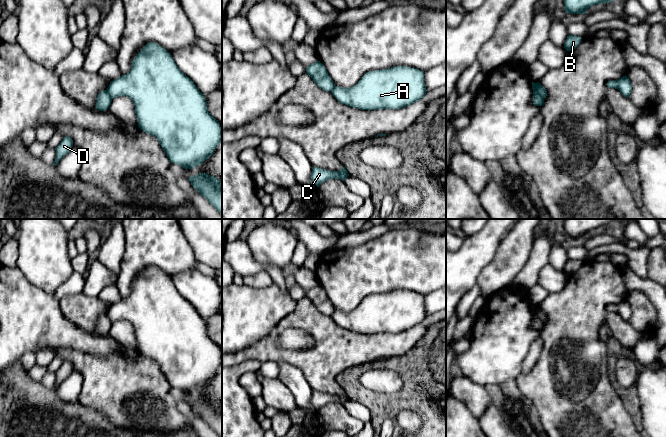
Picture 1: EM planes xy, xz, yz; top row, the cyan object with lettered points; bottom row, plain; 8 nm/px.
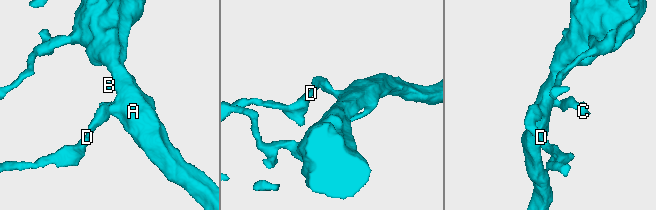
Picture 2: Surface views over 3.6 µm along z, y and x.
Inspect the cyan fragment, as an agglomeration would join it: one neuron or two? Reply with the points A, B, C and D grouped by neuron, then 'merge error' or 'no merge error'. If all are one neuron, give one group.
A B C / D; merge error

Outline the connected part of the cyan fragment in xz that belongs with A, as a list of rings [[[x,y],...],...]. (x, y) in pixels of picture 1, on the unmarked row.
[[[396,290],[367,296],[356,309],[343,312],[335,310],[332,319],[341,327],[361,334],[405,332],[424,321],[427,313],[424,295],[406,290]]]

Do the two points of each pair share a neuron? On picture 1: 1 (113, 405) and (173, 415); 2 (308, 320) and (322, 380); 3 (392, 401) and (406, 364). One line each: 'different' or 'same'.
1: same
2: same
3: same

